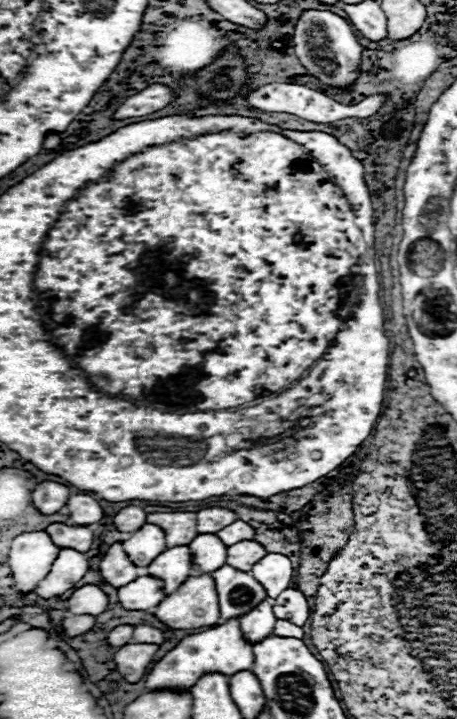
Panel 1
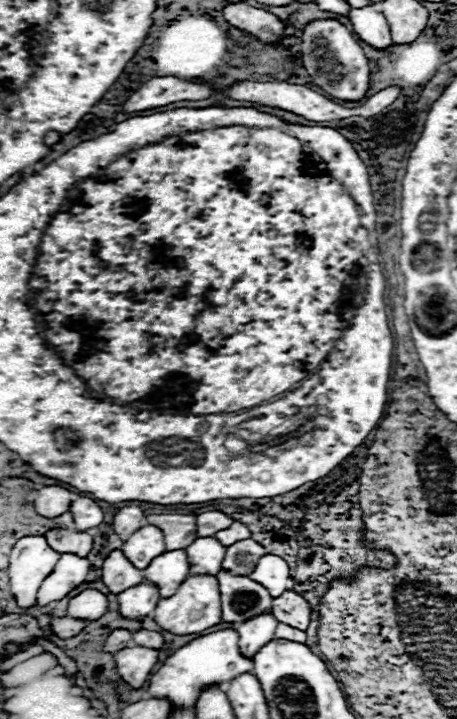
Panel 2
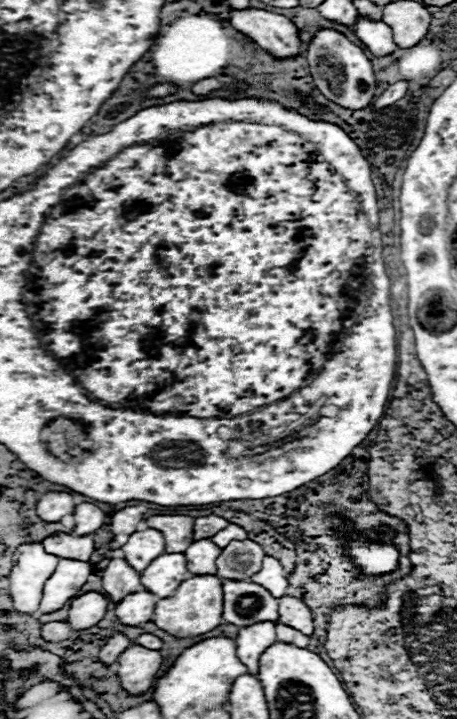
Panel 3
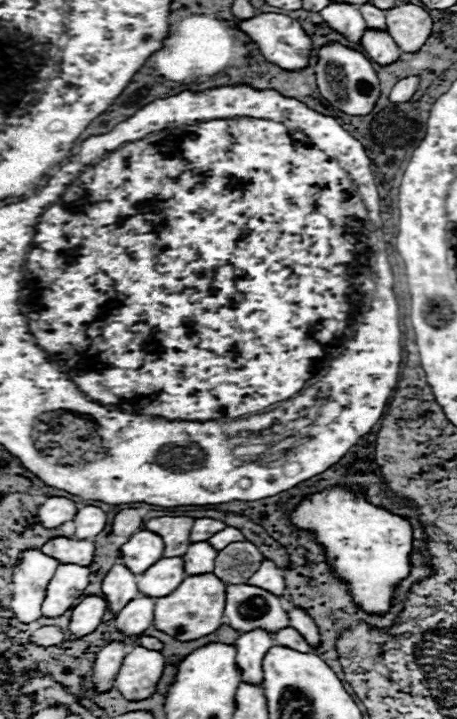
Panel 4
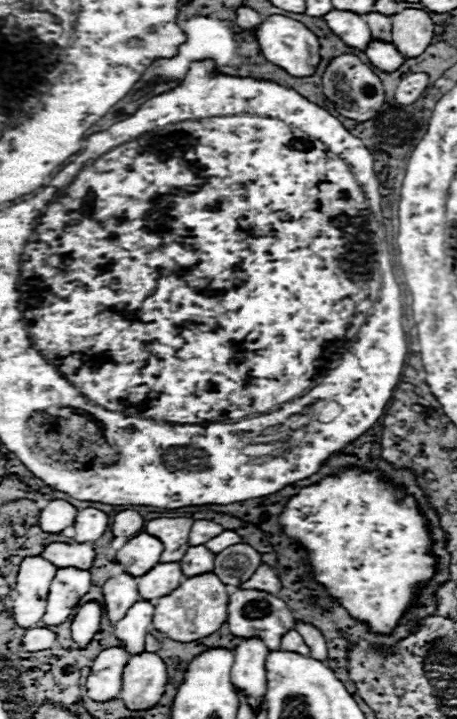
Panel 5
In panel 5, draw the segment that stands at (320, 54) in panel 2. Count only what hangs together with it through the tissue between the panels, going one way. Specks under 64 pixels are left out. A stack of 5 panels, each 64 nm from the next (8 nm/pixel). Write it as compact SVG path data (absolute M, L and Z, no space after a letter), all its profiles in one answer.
M350 54L338 56L326 66L322 76L322 86L324 86L324 96L336 104L336 112L358 122L366 122L374 118L386 98L380 78L358 56L350 56Z

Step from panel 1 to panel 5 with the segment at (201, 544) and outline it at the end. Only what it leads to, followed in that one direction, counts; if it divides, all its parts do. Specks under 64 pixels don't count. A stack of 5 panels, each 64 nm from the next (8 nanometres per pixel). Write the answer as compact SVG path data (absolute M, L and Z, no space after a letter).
M190 546L188 552L184 554L184 558L180 560L180 568L182 574L186 578L194 576L194 574L206 574L206 570L214 570L214 554L206 548L206 546Z

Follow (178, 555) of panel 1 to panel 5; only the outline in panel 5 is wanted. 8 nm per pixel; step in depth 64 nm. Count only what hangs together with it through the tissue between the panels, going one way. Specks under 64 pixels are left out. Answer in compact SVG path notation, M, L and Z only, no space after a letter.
M178 562L158 564L144 576L136 578L138 594L142 600L156 600L170 594L170 590L176 590L184 580L186 576L182 574Z

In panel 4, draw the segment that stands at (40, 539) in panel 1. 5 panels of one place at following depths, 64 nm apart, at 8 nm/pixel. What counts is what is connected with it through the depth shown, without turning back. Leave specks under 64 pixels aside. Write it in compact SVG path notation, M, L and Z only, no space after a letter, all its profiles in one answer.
M24 550L12 576L12 612L24 624L42 616L46 586L54 576L58 562L40 550Z

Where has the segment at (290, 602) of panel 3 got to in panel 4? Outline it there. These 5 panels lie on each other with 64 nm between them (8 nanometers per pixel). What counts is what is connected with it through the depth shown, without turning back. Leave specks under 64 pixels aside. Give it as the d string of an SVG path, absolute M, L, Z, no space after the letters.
M298 608L288 610L288 614L290 614L290 626L294 626L302 634L302 638L306 638L306 642L312 648L312 652L316 652L316 648L320 646L320 632L318 632L314 620L310 616L306 616Z

